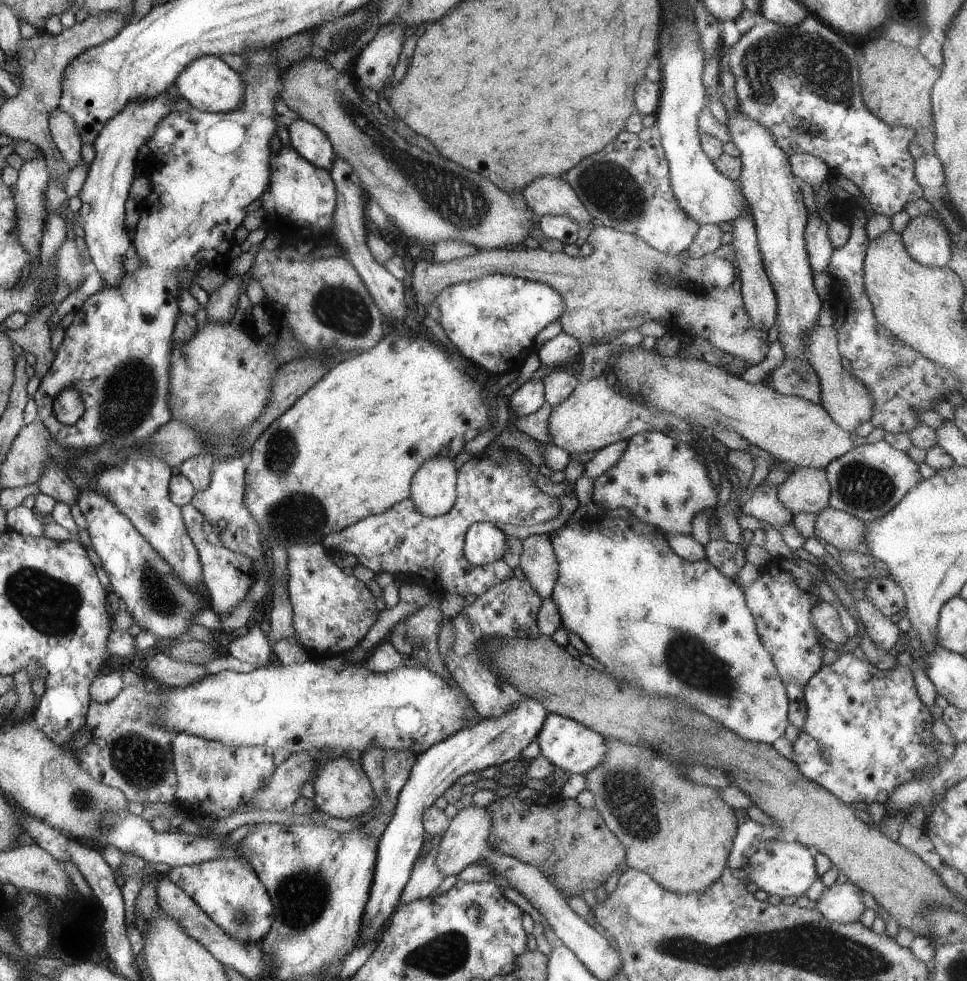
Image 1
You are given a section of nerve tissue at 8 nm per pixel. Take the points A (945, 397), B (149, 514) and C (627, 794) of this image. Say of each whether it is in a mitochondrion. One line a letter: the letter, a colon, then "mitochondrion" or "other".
A: other
B: mitochondrion
C: mitochondrion

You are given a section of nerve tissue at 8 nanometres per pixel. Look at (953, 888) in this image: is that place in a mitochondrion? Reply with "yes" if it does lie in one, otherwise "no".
no

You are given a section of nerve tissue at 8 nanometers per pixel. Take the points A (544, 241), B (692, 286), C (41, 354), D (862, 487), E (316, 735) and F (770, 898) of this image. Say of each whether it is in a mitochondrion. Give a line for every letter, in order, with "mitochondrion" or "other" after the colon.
A: other
B: mitochondrion
C: other
D: mitochondrion
E: other
F: other

